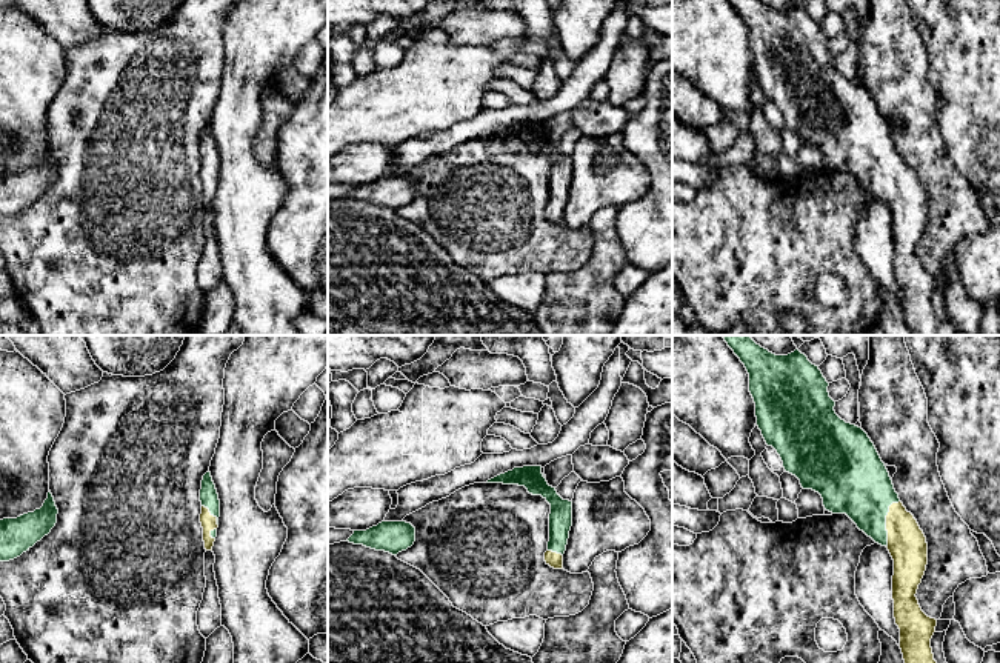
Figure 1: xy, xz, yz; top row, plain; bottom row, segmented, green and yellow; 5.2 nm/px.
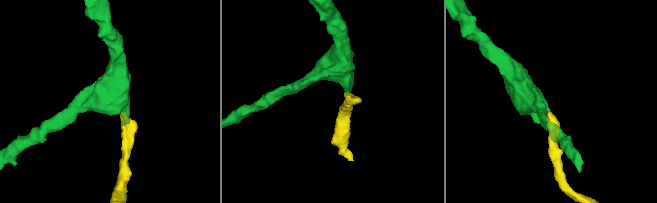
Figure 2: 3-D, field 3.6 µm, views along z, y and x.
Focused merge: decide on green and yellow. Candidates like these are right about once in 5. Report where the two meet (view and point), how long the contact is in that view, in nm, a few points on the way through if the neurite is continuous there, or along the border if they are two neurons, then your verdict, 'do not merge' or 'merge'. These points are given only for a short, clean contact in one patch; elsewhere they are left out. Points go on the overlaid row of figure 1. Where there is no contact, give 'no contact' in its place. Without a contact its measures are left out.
yz (885, 522) | 260 nm | across yz (857, 483), (885, 522), (906, 543) | merge

